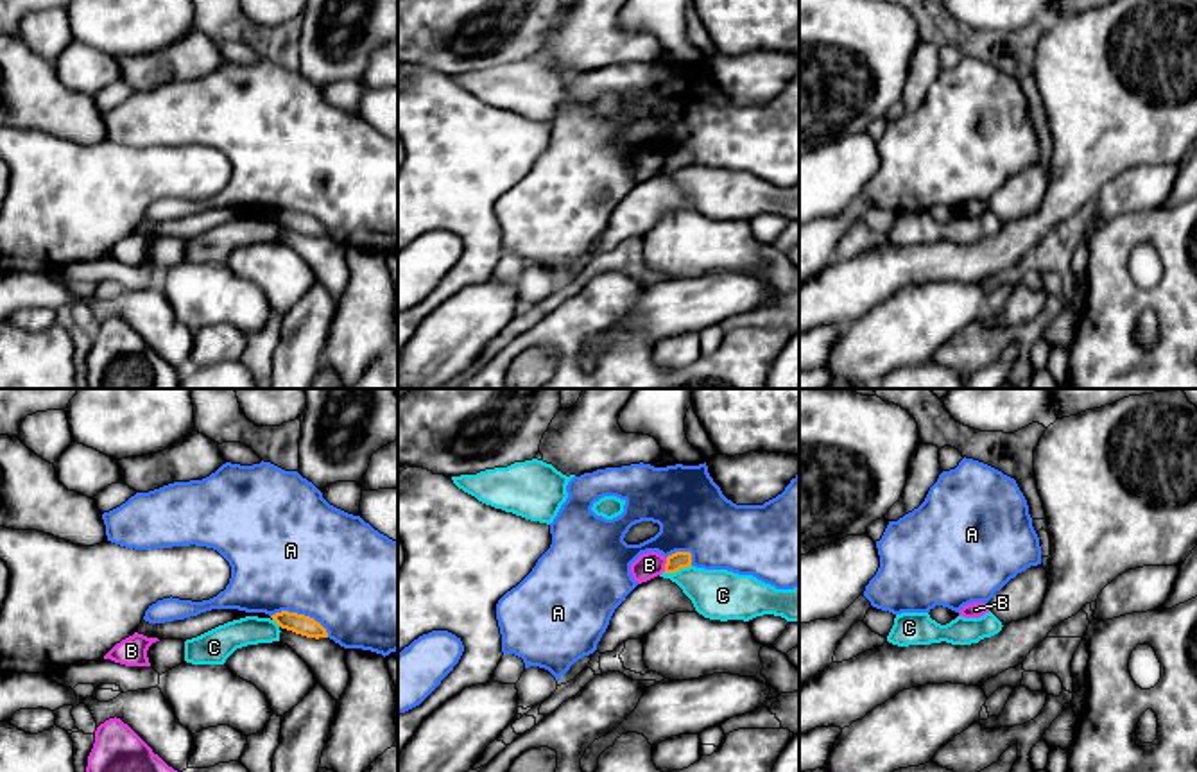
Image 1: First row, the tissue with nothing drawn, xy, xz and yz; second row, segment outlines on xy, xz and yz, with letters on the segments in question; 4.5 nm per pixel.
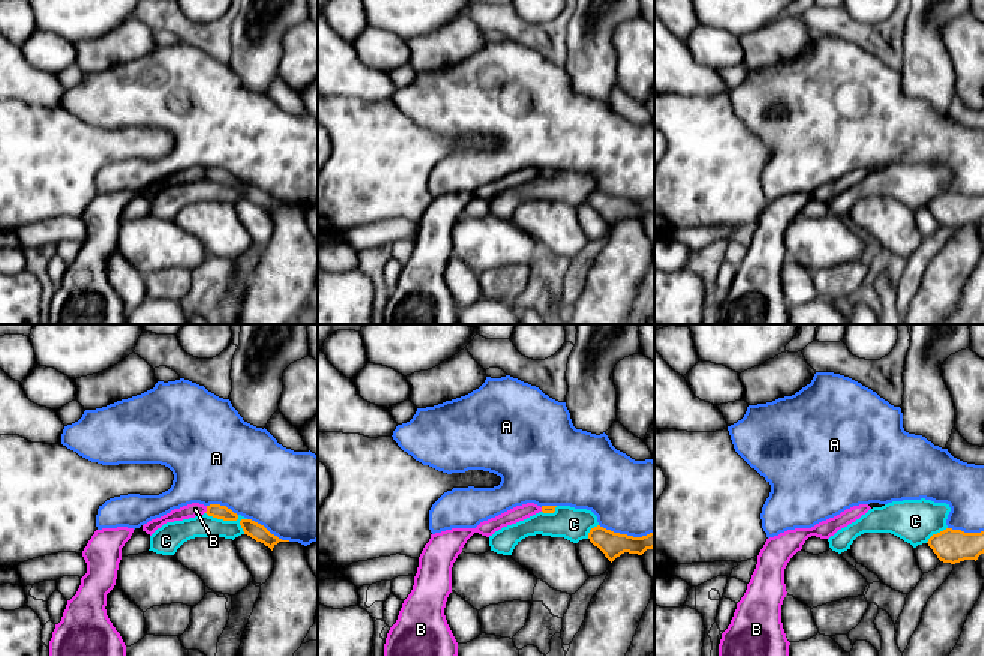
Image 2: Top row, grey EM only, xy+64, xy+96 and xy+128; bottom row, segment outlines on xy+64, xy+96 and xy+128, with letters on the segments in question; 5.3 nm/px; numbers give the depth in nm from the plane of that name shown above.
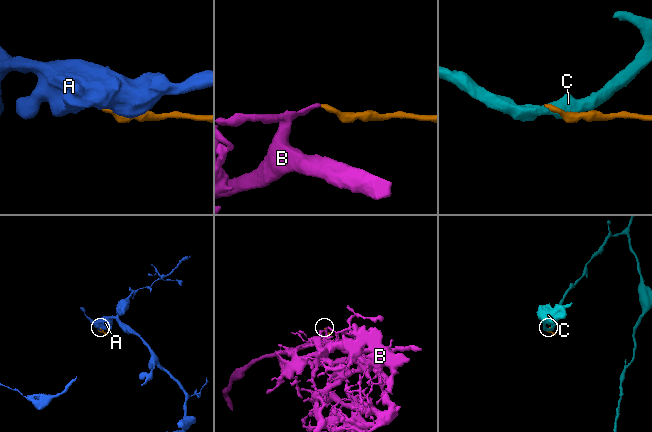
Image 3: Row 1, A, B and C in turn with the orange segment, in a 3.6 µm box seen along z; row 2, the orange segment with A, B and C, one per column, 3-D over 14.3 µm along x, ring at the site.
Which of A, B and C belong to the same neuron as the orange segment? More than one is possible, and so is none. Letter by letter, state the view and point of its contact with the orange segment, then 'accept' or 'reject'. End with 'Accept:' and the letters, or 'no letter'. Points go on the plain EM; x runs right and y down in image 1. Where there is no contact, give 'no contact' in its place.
A: contact xy (301, 214); reject
B: contact xz (665, 163); reject
C: contact xz (676, 169); reject
Accept: no letter

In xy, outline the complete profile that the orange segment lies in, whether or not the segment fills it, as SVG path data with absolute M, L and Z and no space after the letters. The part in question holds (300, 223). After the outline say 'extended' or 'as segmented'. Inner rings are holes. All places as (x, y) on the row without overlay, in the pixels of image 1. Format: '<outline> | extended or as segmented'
M281 210L271 215L281 227L292 229L306 236L328 236L326 227L310 215Z | as segmented

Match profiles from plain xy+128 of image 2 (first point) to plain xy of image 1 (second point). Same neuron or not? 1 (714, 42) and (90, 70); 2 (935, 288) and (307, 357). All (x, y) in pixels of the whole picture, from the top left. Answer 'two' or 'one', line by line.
1: one
2: two

